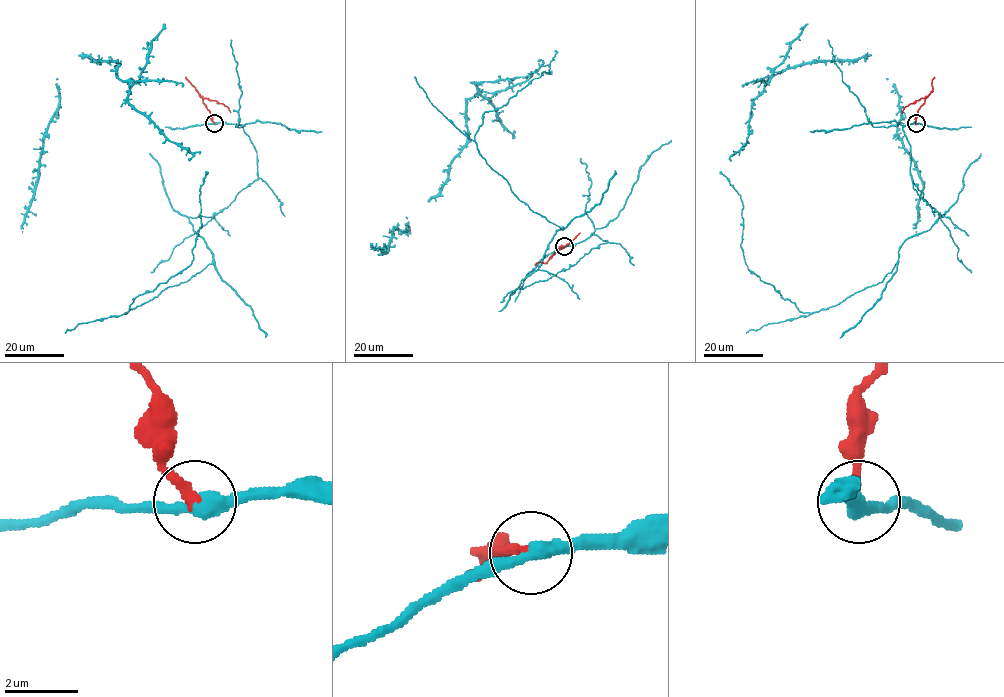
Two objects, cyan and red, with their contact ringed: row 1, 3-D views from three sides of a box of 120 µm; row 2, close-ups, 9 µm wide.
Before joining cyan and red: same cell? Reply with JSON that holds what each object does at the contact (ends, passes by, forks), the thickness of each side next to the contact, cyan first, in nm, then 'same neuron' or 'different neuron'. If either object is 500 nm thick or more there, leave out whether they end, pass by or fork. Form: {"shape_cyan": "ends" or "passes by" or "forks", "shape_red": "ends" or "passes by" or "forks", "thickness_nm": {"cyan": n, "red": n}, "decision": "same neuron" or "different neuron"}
{"shape_cyan": "passes by", "shape_red": "ends", "thickness_nm": {"cyan": 400, "red": 280}, "decision": "different neuron"}

